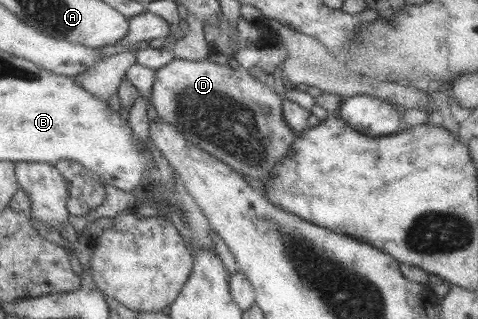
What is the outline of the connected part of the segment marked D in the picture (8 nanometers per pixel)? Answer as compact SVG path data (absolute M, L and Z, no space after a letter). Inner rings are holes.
M212 57L198 62L173 58L170 63L155 70L151 90L149 103L162 122L172 126L186 141L254 180L268 181L271 169L285 156L297 136L282 118L280 97L254 80L248 70L240 67L230 69L222 59Z

